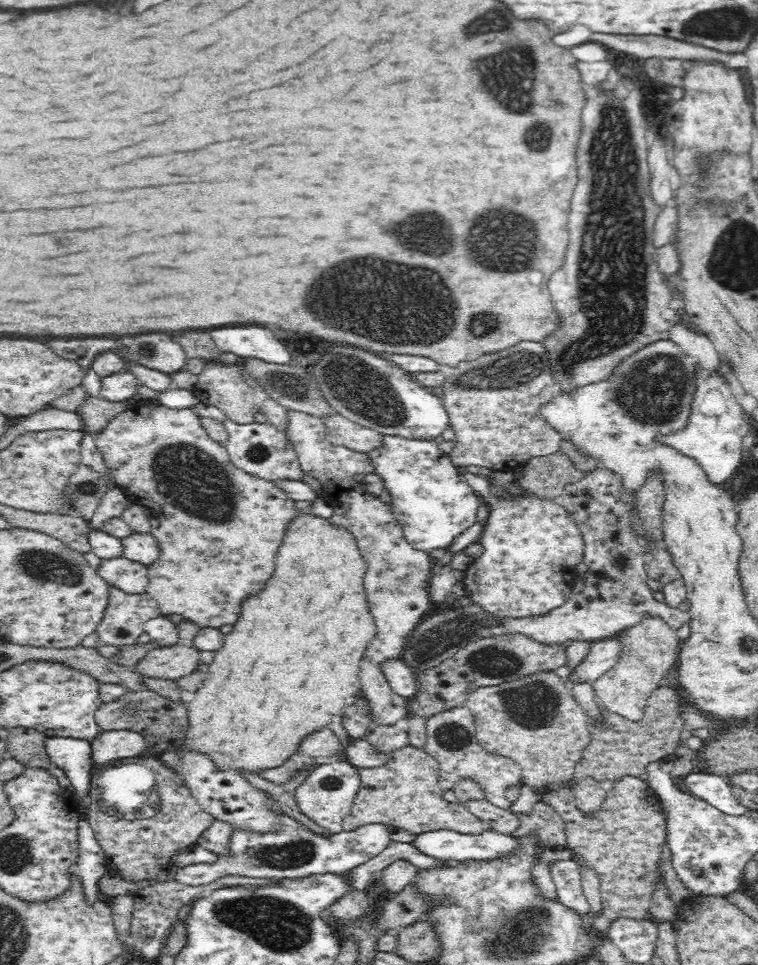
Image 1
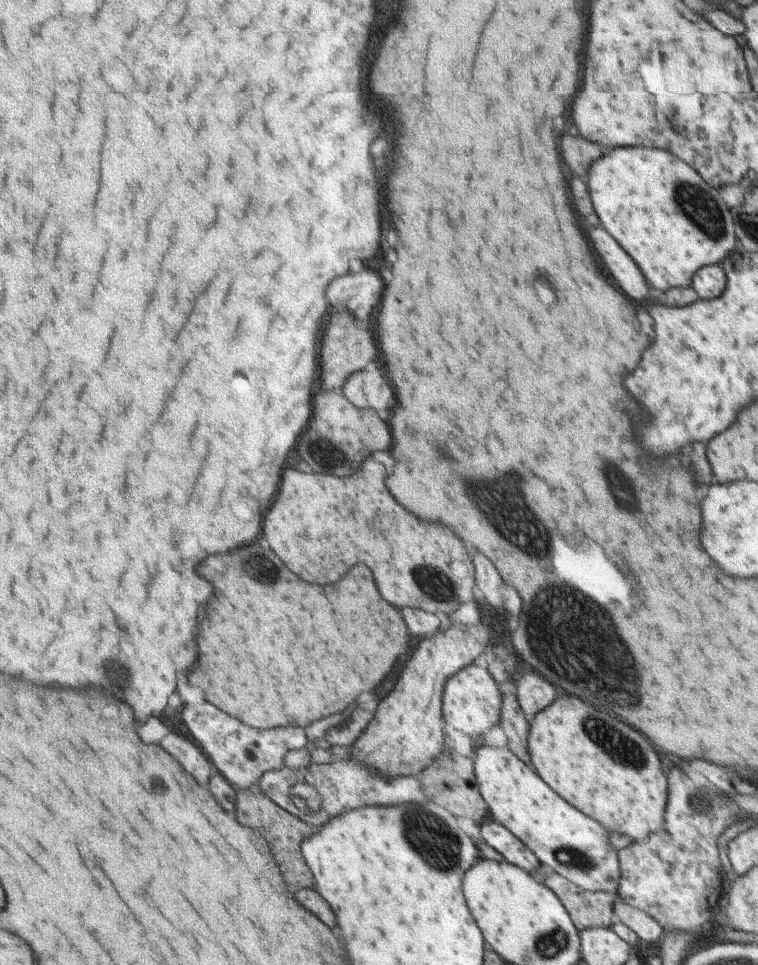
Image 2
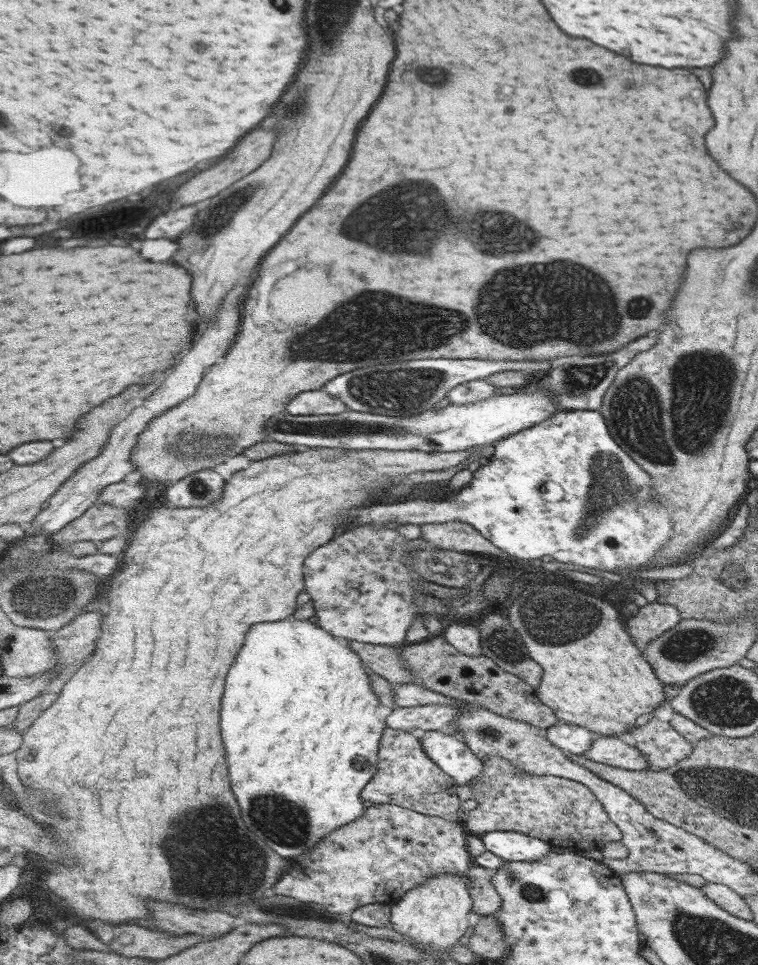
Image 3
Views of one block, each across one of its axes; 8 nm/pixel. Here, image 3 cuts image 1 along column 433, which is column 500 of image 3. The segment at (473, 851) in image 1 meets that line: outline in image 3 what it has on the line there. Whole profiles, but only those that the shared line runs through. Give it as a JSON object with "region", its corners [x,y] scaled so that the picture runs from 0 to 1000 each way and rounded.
{"region":[[[674,861],[637,863],[633,870],[640,881],[668,892],[701,893],[730,883],[724,874]]]}

